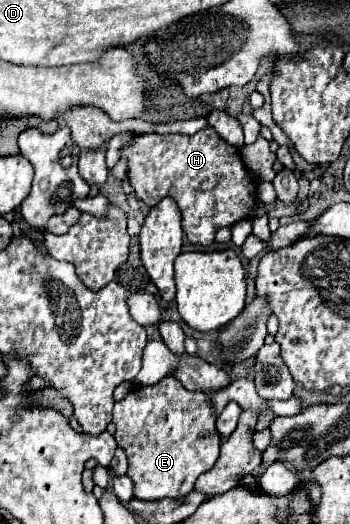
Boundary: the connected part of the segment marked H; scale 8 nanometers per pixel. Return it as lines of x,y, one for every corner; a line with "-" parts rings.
211,126
193,136
137,134
123,144
121,160
127,162
127,178
136,197
149,208
165,196
175,198
183,214
183,232
191,244
213,244
219,228
251,218
255,188
247,178
239,150
227,144

